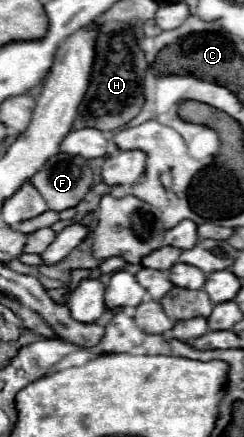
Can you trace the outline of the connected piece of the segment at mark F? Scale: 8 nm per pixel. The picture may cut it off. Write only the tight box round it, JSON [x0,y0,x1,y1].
[29,152,93,212]

